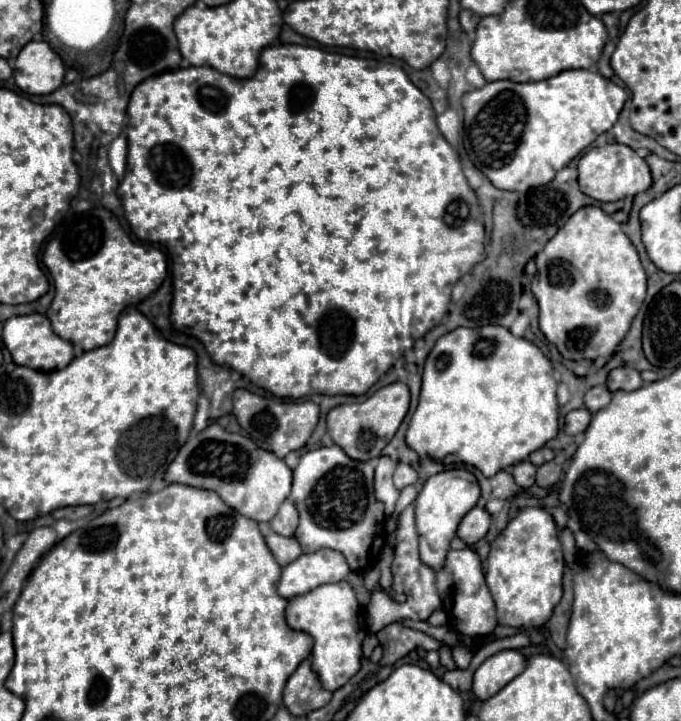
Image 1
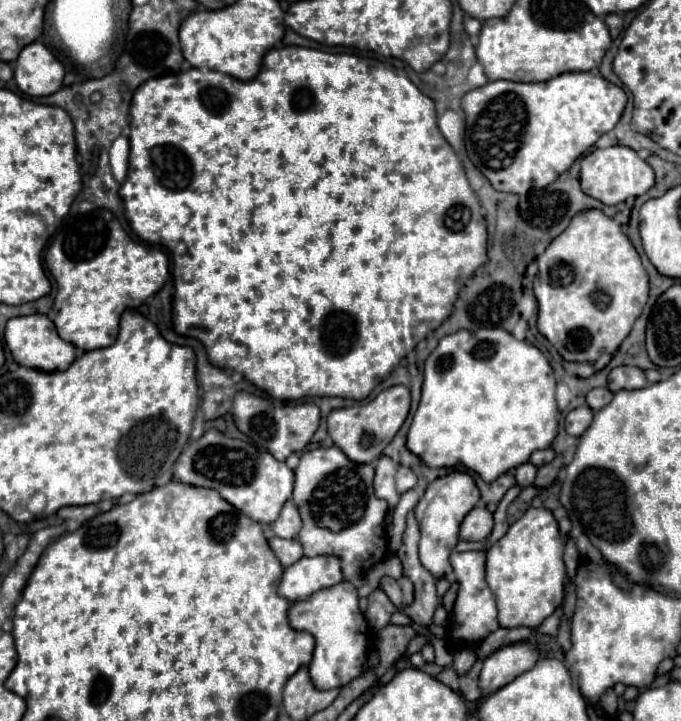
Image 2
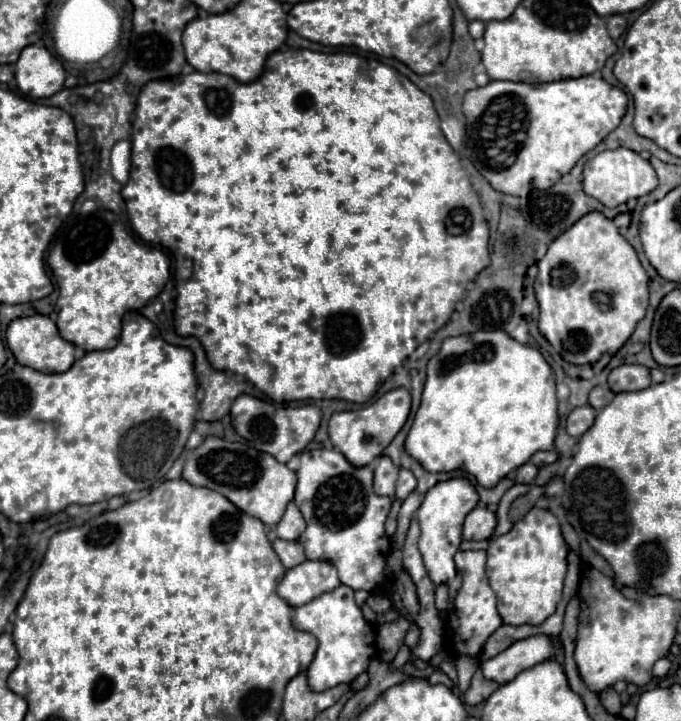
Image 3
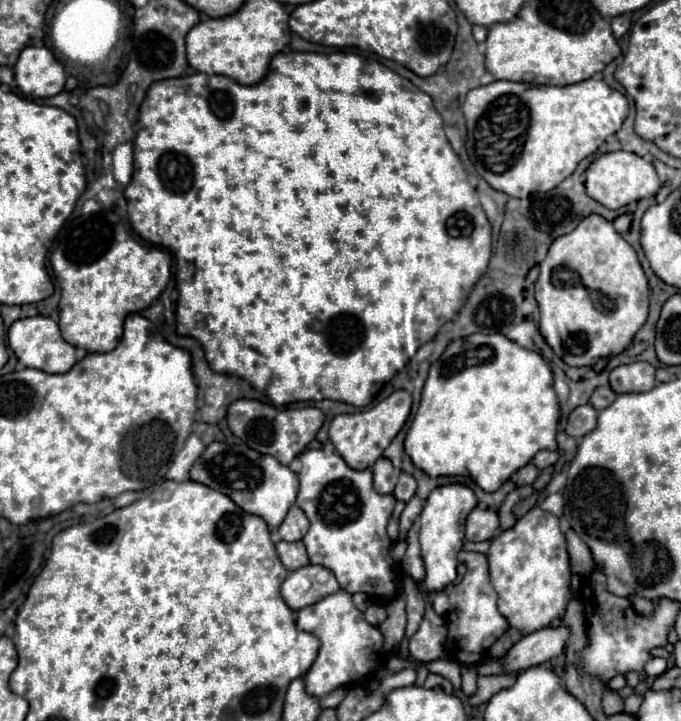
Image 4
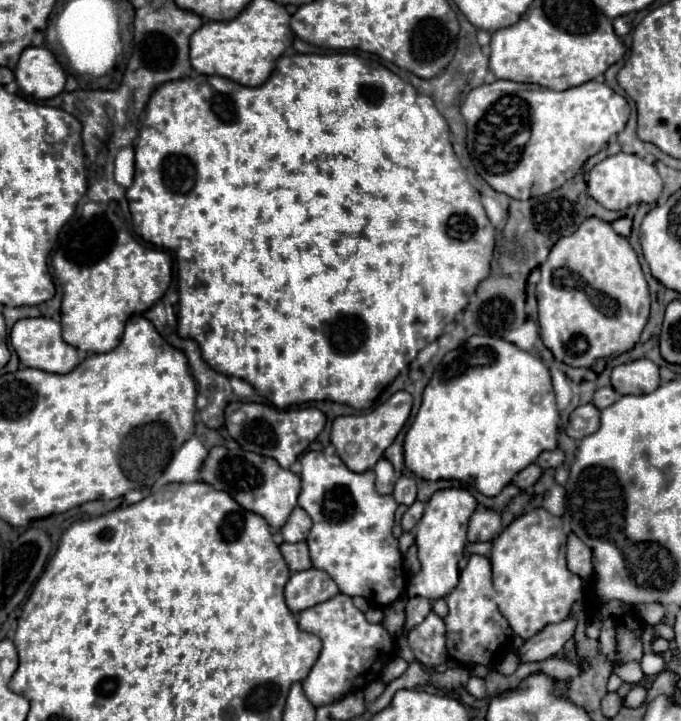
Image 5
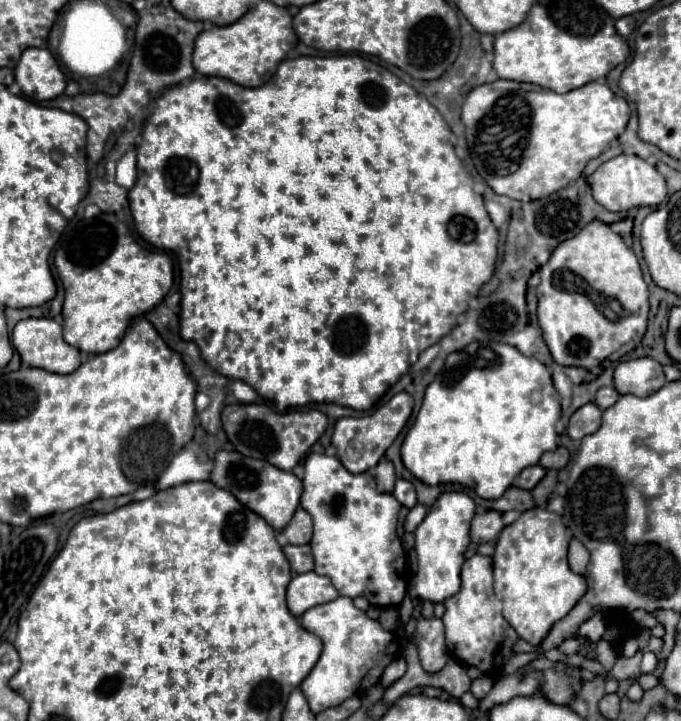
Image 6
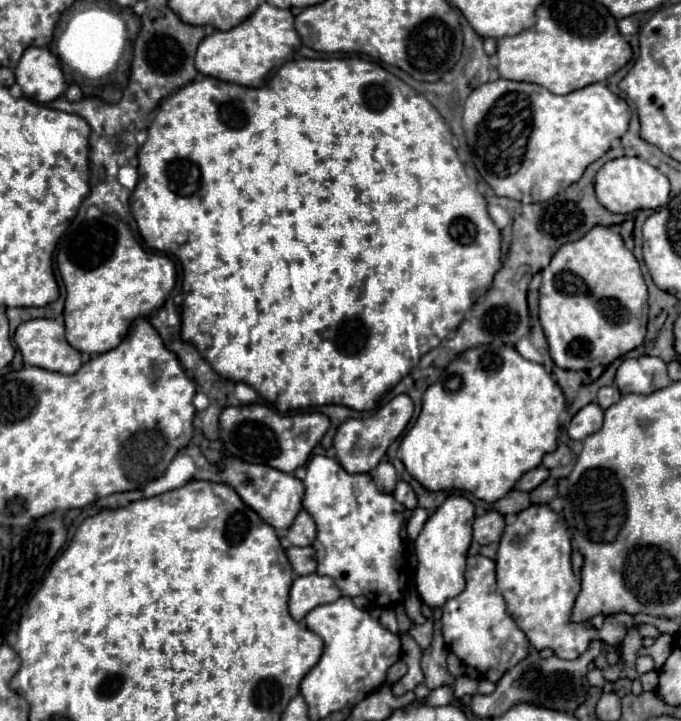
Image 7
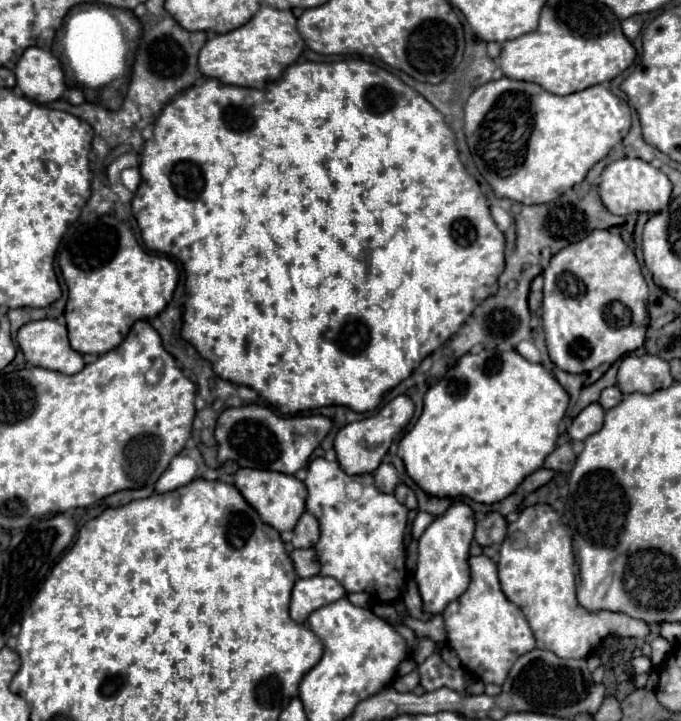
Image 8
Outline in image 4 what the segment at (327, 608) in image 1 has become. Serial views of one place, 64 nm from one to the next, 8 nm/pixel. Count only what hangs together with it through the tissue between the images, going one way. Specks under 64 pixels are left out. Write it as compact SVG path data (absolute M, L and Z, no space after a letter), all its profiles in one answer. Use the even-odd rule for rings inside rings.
M344 590L326 596L308 608L302 608L298 612L296 624L300 630L318 636L322 644L318 658L304 678L306 692L314 698L324 698L340 686L352 686L368 678L386 660L382 632L364 620L362 612L352 604L352 596Z

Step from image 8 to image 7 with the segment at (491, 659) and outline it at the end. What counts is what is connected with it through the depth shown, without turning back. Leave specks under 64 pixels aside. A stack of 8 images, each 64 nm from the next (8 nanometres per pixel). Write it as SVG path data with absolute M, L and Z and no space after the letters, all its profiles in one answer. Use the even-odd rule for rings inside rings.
M482 554L468 556L466 590L448 600L442 612L442 634L450 652L490 682L498 682L516 662L528 656L532 648L524 630L514 616L508 614L506 600L496 590L496 564Z

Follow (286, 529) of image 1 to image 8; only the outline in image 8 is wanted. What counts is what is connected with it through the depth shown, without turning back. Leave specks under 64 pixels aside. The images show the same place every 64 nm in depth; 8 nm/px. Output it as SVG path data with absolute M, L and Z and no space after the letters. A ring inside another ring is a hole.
M304 512L302 518L298 520L296 528L294 528L292 546L294 546L294 548L314 548L318 540L320 540L318 520L316 520L312 514Z

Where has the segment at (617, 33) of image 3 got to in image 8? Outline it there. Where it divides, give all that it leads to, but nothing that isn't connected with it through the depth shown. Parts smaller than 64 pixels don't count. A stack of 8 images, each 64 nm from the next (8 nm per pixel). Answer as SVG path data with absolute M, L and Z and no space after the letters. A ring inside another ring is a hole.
M632 16L632 18L628 18L628 20L622 22L622 30L624 30L624 34L630 40L634 40L640 34L640 30L642 30L642 20L638 20L638 16Z

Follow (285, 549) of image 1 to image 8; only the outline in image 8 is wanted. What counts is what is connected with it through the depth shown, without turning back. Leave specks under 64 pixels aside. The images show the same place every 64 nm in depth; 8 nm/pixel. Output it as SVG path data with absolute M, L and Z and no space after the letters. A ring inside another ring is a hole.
M314 548L294 550L290 554L290 558L292 558L294 568L296 568L296 572L298 572L300 578L310 578L310 576L316 576L320 572L320 564L318 564L316 550Z

